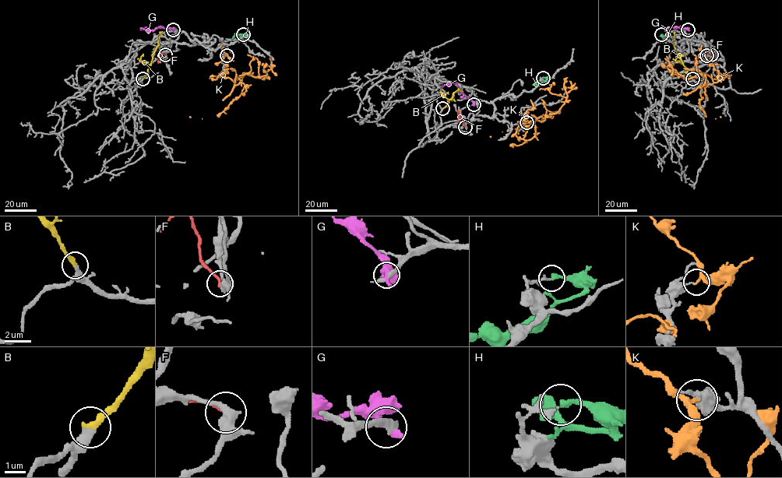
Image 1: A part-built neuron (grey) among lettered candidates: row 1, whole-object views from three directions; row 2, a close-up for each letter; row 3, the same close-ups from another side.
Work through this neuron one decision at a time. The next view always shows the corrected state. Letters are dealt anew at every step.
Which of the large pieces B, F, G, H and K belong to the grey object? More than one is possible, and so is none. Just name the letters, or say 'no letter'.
B

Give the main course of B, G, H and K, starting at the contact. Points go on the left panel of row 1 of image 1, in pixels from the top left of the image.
B: (142, 79), (158, 44), (160, 33), (163, 33)
G: (173, 29), (160, 26), (153, 30), (140, 29), (146, 26)
H: (243, 34), (247, 36), (235, 34), (232, 39)
K: (227, 55), (223, 75), (234, 81), (234, 86), (244, 73), (265, 75), (249, 74), (253, 56)

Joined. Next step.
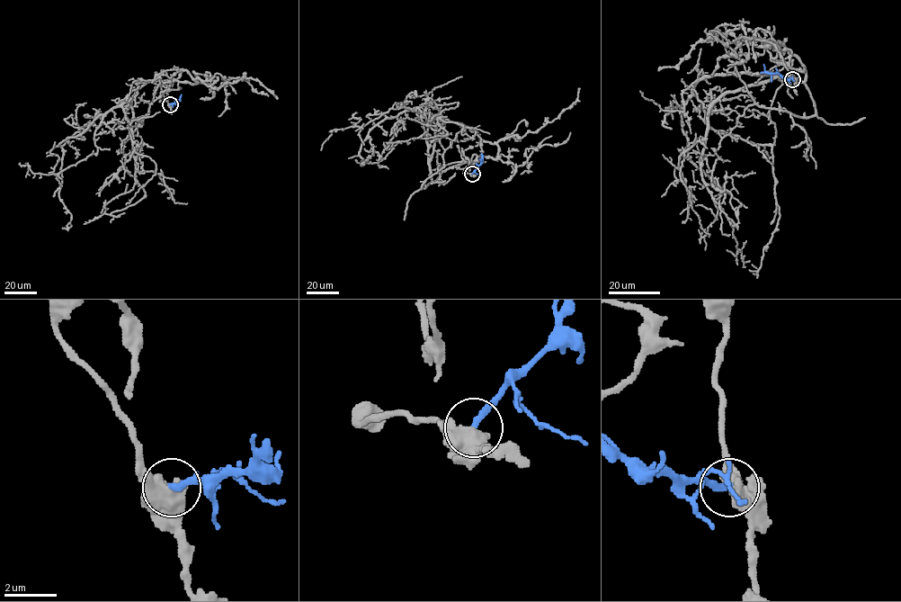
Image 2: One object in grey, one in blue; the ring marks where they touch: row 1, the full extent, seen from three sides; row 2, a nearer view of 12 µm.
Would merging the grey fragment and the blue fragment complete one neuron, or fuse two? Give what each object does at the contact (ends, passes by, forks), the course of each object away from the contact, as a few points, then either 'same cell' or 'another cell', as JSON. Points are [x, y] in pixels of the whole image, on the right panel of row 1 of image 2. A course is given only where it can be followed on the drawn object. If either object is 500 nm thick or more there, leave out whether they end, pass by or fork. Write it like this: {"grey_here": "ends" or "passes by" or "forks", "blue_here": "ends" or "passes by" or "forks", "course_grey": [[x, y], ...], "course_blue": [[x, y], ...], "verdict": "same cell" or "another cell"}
{"course_grey": [[792, 79], [769, 40], [805, 79], [695, 84], [715, 130], [771, 146], [780, 218], [752, 265]], "course_blue": [[792, 79], [777, 73], [770, 74], [765, 71], [763, 64]], "verdict": "another cell"}

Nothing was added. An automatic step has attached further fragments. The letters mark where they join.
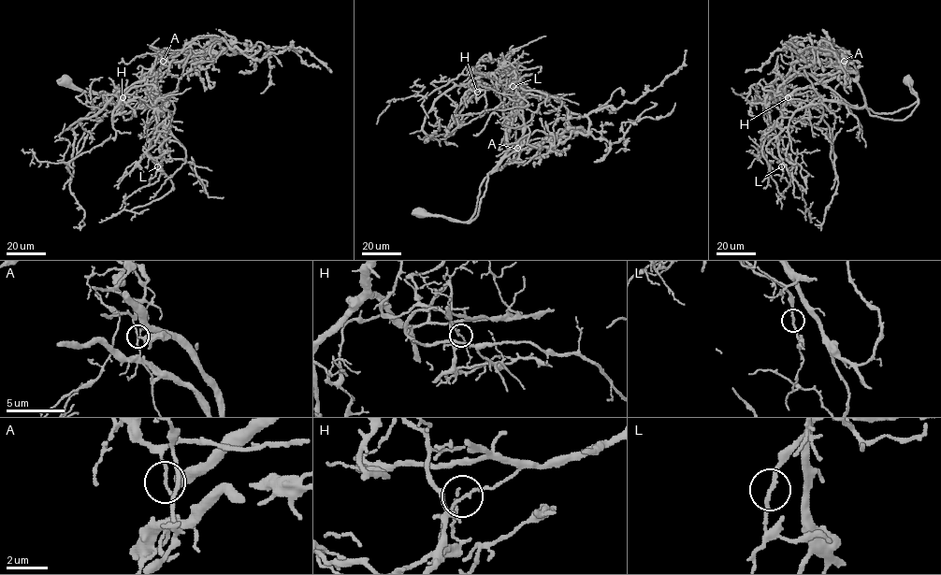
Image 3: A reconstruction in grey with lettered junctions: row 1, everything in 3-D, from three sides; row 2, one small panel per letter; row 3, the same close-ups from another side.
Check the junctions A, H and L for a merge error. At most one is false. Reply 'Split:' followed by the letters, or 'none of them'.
Split: H

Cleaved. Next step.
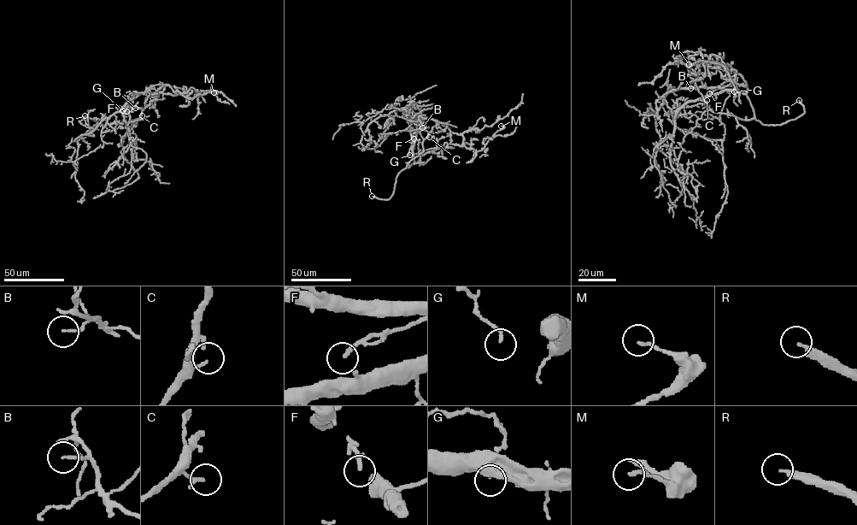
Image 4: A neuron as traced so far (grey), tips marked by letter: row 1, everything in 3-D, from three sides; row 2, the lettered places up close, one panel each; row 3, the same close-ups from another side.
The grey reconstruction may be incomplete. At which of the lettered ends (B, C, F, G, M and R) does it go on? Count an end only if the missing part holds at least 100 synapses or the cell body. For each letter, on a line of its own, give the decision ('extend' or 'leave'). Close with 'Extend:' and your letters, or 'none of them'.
B: leave
C: leave
F: leave
G: leave
M: leave
R: extend
Extend: R

